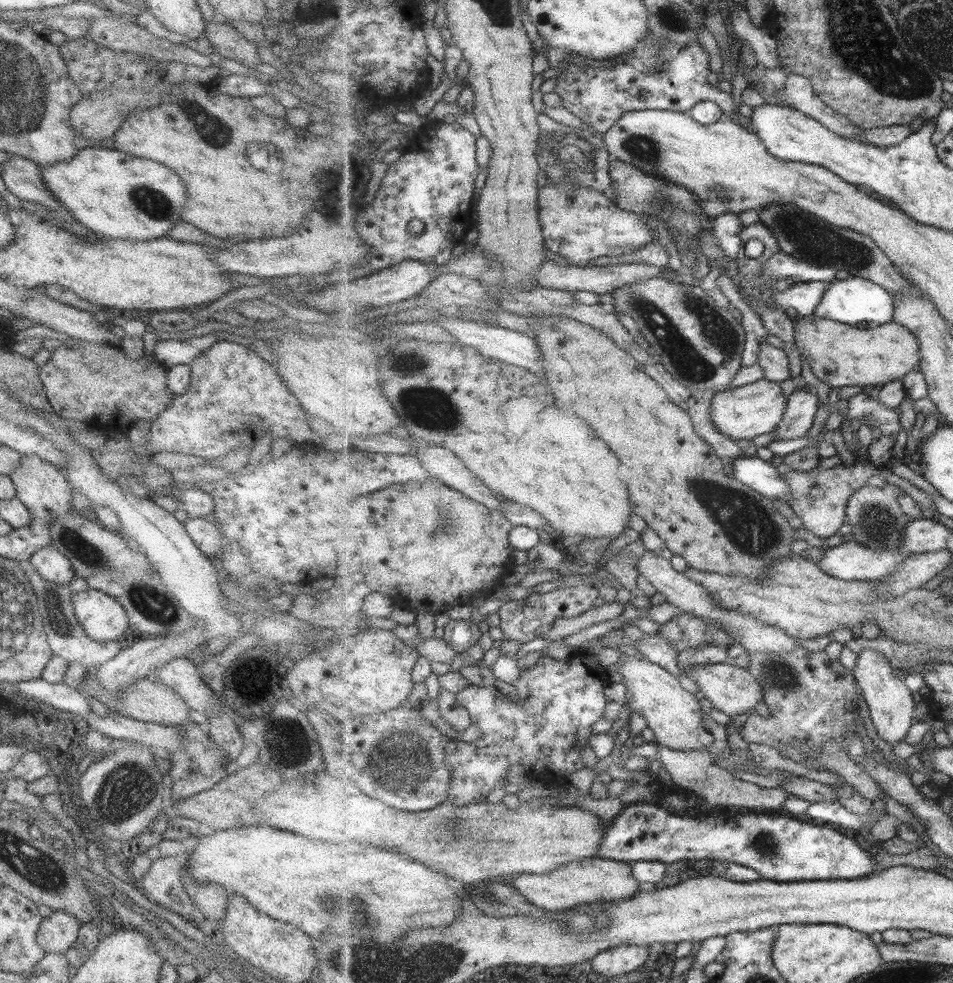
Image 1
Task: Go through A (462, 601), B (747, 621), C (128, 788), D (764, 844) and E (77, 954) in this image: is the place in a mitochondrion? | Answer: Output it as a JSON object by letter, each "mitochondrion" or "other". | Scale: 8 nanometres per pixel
{"A":"other","B":"other","C":"mitochondrion","D":"mitochondrion","E":"other"}

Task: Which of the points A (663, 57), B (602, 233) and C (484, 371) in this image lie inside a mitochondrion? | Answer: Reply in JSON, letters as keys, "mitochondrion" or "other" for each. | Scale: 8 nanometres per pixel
{"A":"mitochondrion","B":"other","C":"other"}

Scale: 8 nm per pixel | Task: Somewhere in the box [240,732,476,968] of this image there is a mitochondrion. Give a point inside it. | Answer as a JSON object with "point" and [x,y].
{"point":[327,898]}

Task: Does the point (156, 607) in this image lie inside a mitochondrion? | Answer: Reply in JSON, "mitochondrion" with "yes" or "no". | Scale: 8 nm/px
{"mitochondrion":"yes"}

